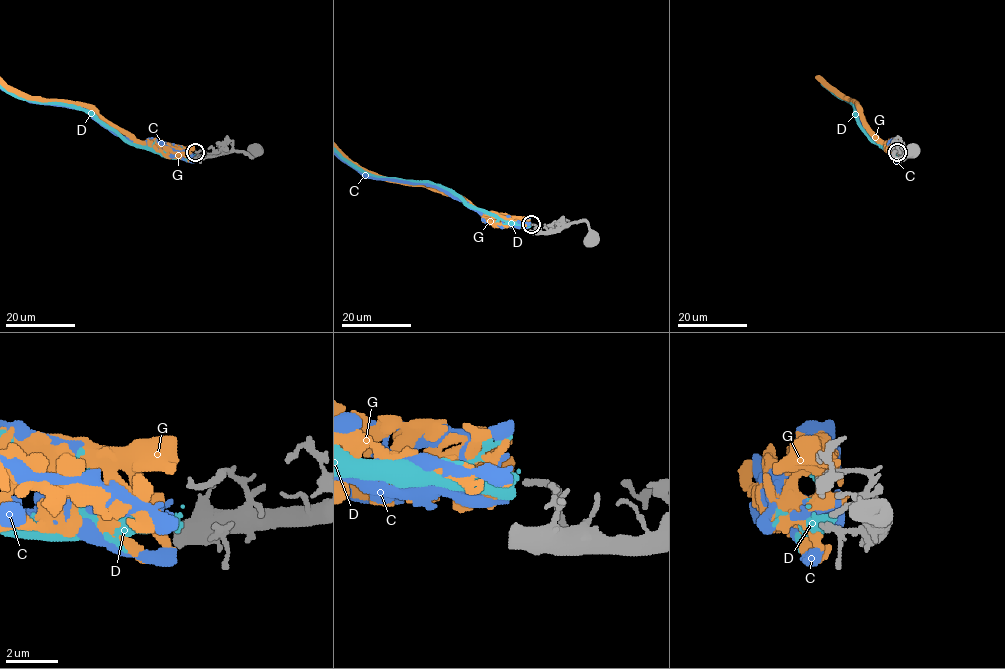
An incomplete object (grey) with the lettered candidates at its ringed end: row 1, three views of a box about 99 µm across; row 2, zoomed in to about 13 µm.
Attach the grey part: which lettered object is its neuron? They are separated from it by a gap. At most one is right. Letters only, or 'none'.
D

